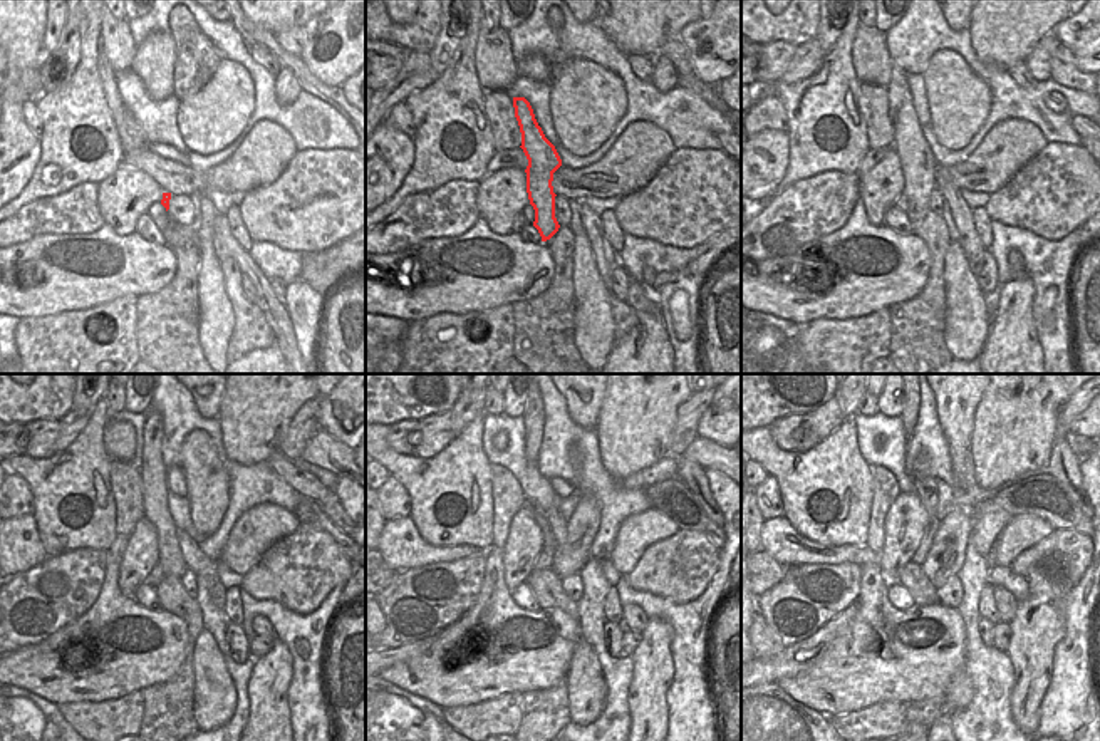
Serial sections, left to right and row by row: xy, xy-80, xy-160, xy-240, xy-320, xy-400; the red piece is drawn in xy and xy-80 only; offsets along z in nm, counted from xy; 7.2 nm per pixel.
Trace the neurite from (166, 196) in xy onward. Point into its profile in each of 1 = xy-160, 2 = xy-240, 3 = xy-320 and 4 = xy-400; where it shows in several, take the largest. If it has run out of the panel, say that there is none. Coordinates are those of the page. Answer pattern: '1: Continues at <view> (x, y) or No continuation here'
1: Continues at xy-160 (918, 161)
2: Continues at xy-240 (153, 471)
3: Continues at xy-320 (534, 416)
4: Continues at xy-400 (909, 408).

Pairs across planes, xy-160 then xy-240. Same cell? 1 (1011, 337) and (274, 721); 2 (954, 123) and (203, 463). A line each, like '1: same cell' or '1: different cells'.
1: same cell
2: same cell

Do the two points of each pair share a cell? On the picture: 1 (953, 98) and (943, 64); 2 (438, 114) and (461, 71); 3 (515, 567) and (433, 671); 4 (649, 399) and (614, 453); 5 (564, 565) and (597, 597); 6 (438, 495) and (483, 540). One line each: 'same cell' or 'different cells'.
1: same cell
2: same cell
3: different cells
4: same cell
5: different cells
6: same cell

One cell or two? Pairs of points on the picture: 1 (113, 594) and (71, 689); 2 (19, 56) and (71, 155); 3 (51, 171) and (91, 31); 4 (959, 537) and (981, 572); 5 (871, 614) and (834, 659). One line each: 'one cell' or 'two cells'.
1: one cell
2: two cells
3: one cell
4: two cells
5: one cell

